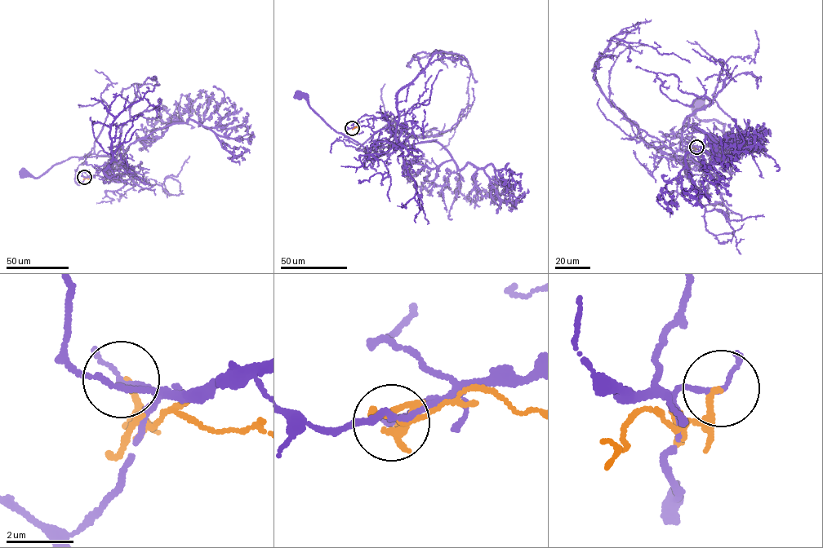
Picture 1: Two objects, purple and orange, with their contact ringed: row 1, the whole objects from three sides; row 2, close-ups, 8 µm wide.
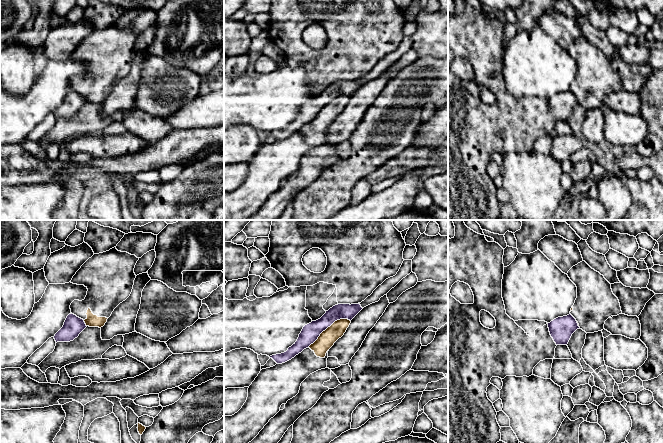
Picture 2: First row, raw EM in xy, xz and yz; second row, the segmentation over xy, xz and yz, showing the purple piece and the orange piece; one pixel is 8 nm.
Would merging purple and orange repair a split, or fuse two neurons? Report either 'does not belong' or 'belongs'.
does not belong

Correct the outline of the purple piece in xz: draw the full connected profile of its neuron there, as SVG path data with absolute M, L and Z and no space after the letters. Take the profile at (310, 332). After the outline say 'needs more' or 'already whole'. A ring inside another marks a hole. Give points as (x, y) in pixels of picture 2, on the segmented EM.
M338 304L330 308L318 320L305 325L299 334L297 341L281 354L270 356L277 364L285 363L304 349L313 344L320 334L330 327L335 321L340 319L352 320L363 308L358 304Z; already whole

